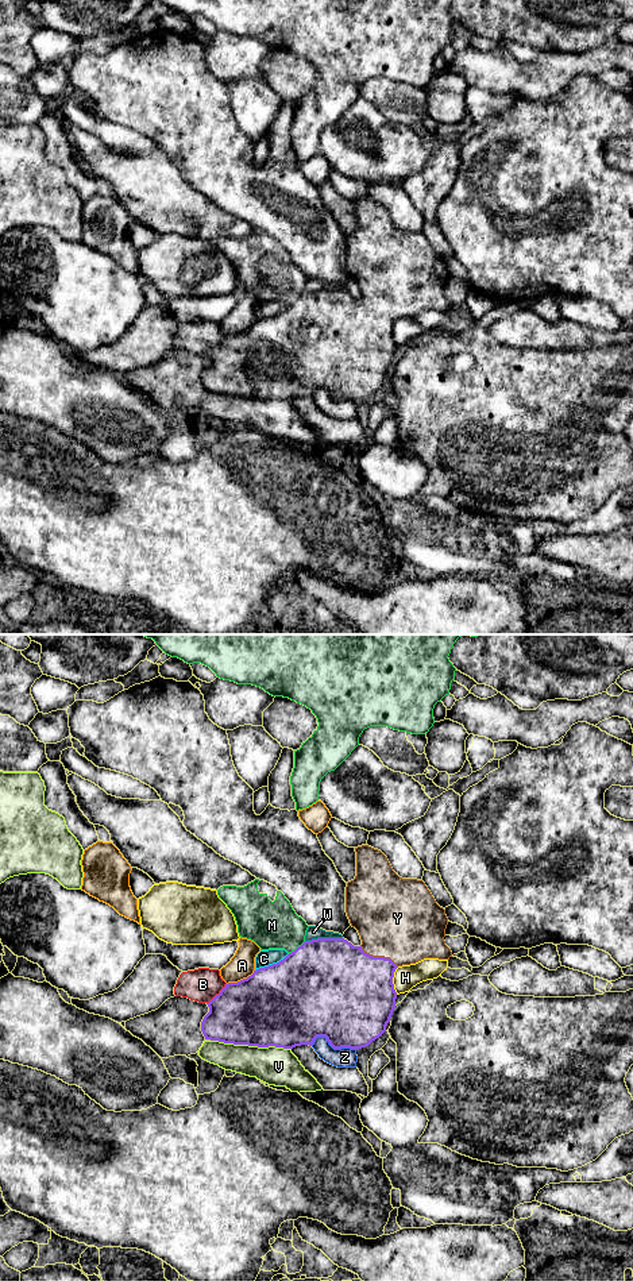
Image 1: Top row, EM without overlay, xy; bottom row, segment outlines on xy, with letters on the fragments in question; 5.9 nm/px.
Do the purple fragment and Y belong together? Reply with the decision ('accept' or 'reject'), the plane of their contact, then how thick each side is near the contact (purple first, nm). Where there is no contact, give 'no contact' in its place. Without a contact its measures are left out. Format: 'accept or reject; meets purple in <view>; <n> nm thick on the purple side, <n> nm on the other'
accept; meets purple in xy; 480 nm thick on the purple side, 480 nm on the other

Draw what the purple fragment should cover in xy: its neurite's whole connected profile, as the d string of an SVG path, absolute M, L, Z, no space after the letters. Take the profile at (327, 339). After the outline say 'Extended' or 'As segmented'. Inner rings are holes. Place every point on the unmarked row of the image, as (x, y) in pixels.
M362 197L355 200L355 204L356 204L356 228L354 232L348 234L346 239L346 265L351 278L358 282L362 292L362 297L354 298L344 290L317 290L312 293L305 293L301 298L298 298L294 304L289 305L279 315L265 320L259 320L254 323L251 328L238 335L225 336L220 346L216 347L209 355L207 355L209 359L209 364L204 369L201 374L201 383L205 391L258 400L275 398L283 401L293 401L301 397L312 398L317 389L325 389L333 401L341 400L350 400L355 402L362 401L368 398L377 390L379 390L386 383L386 378L390 374L390 370L395 360L397 351L397 344L393 336L395 321L402 317L416 316L424 310L449 312L452 309L452 304L445 297L444 293L445 281L448 277L445 262L436 255L435 250L432 248L425 235L417 231L400 229L393 223L387 209L378 201L374 201L368 197Z. Extended

